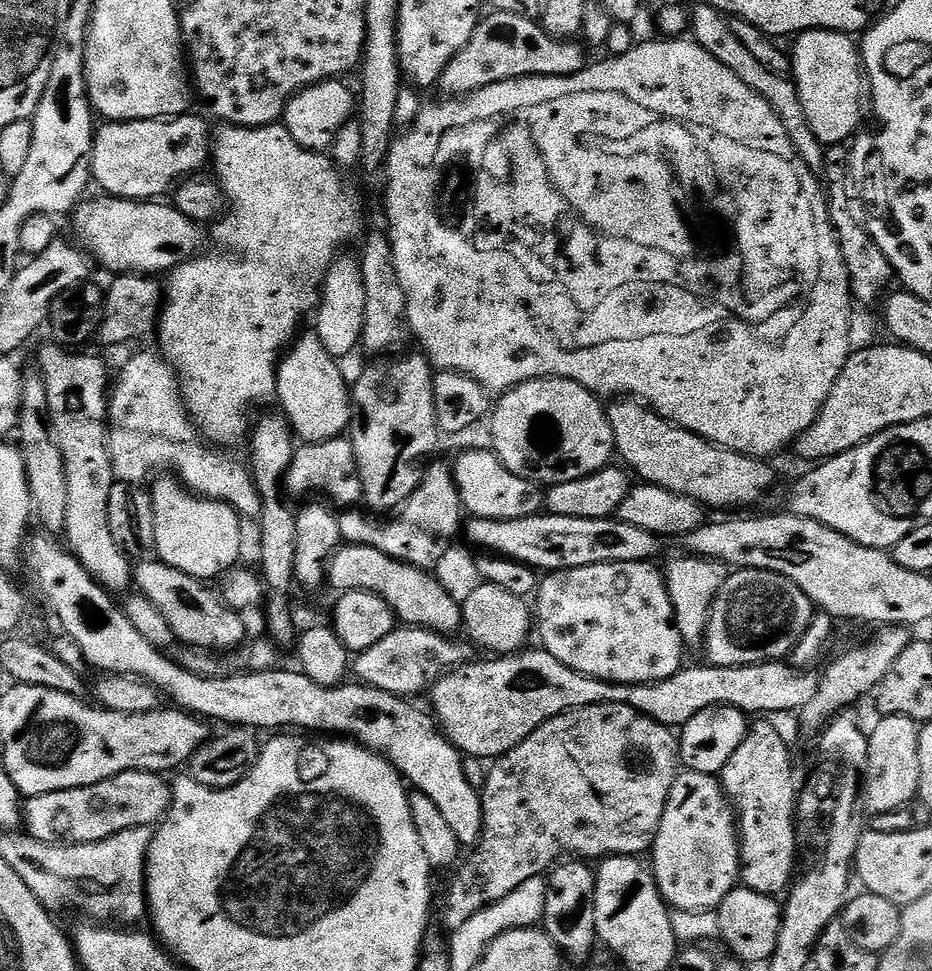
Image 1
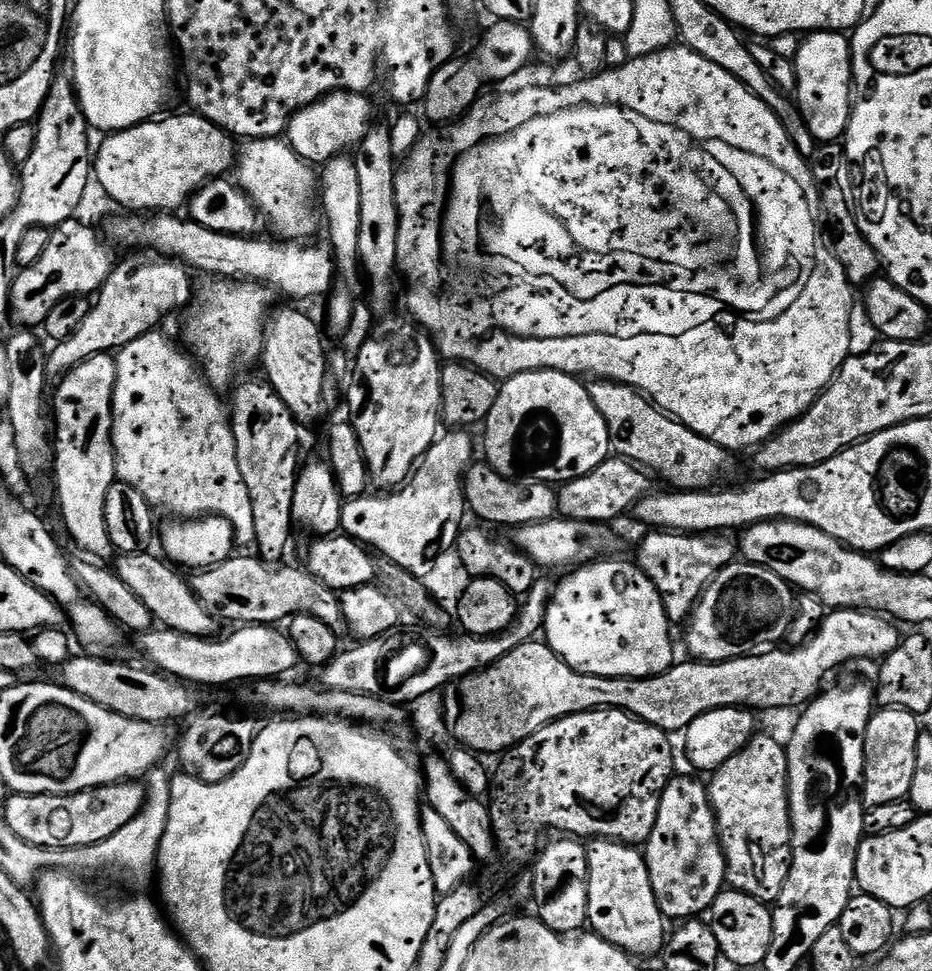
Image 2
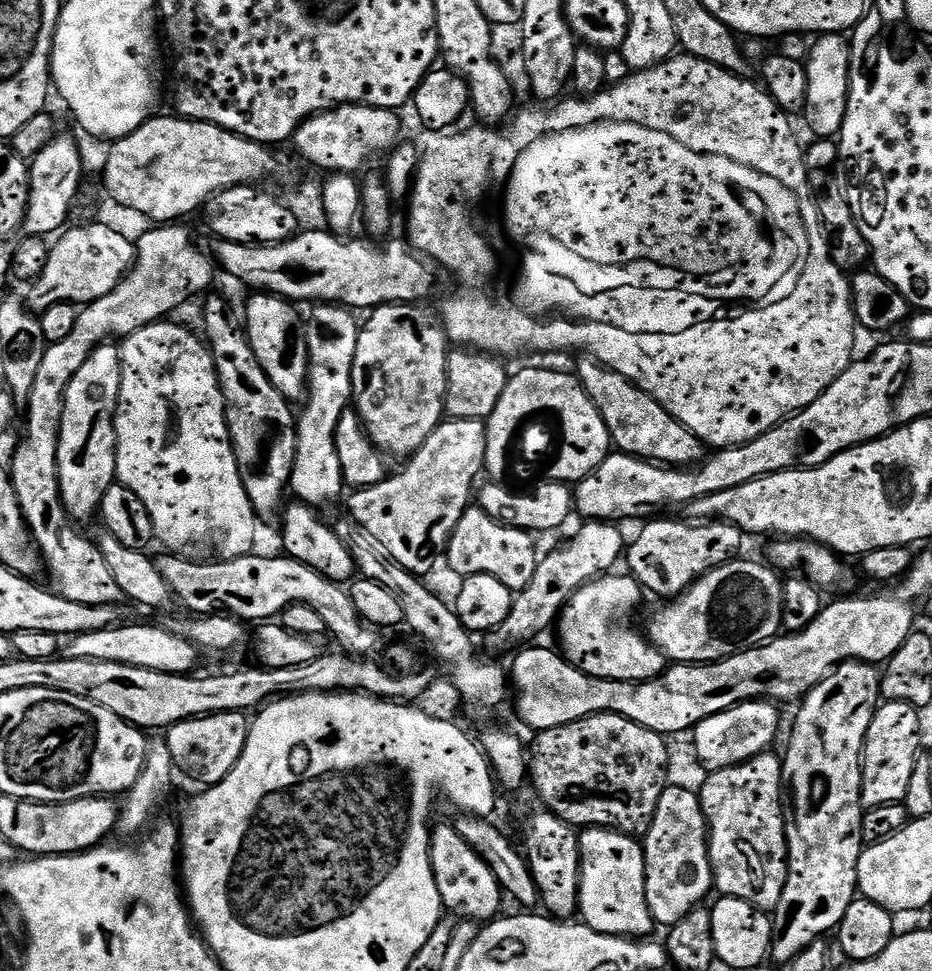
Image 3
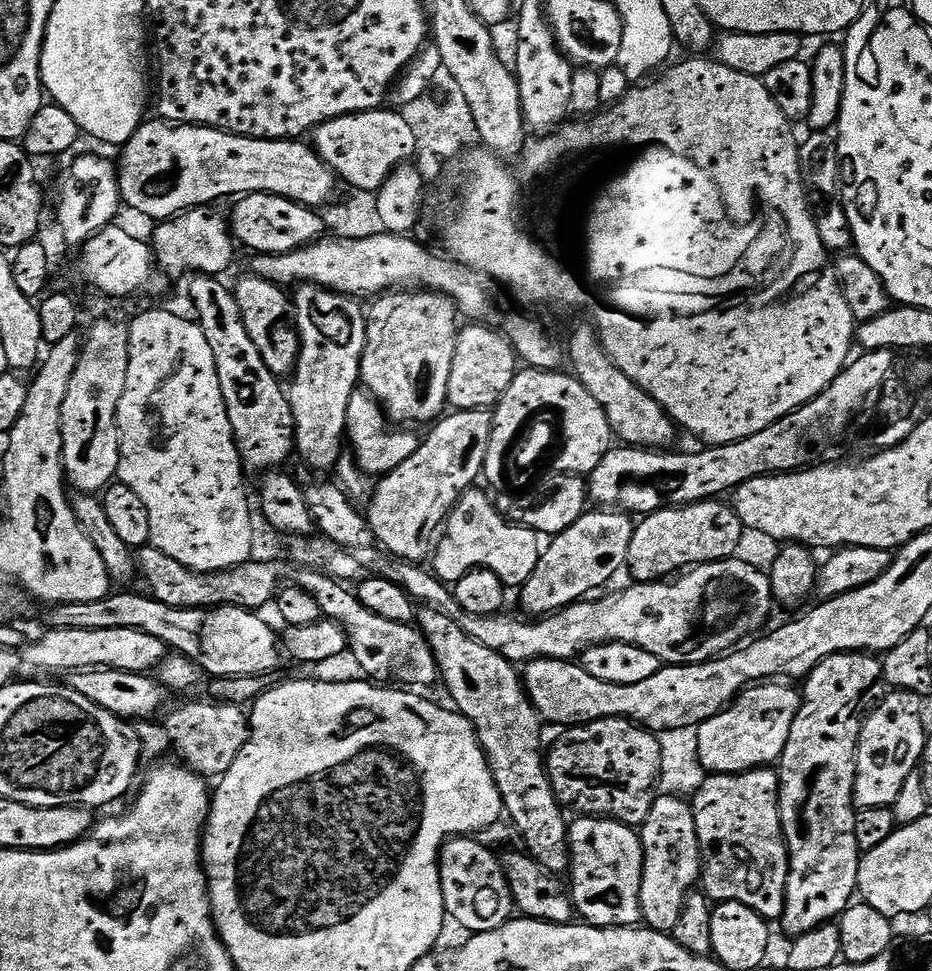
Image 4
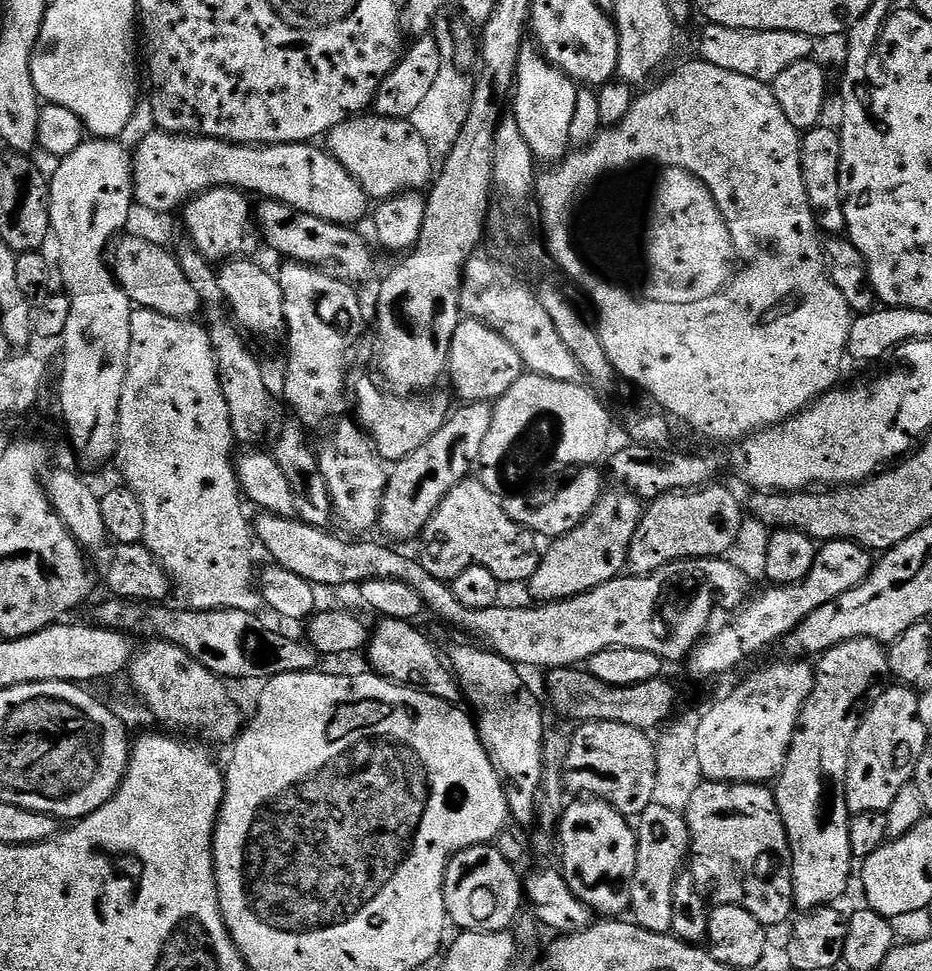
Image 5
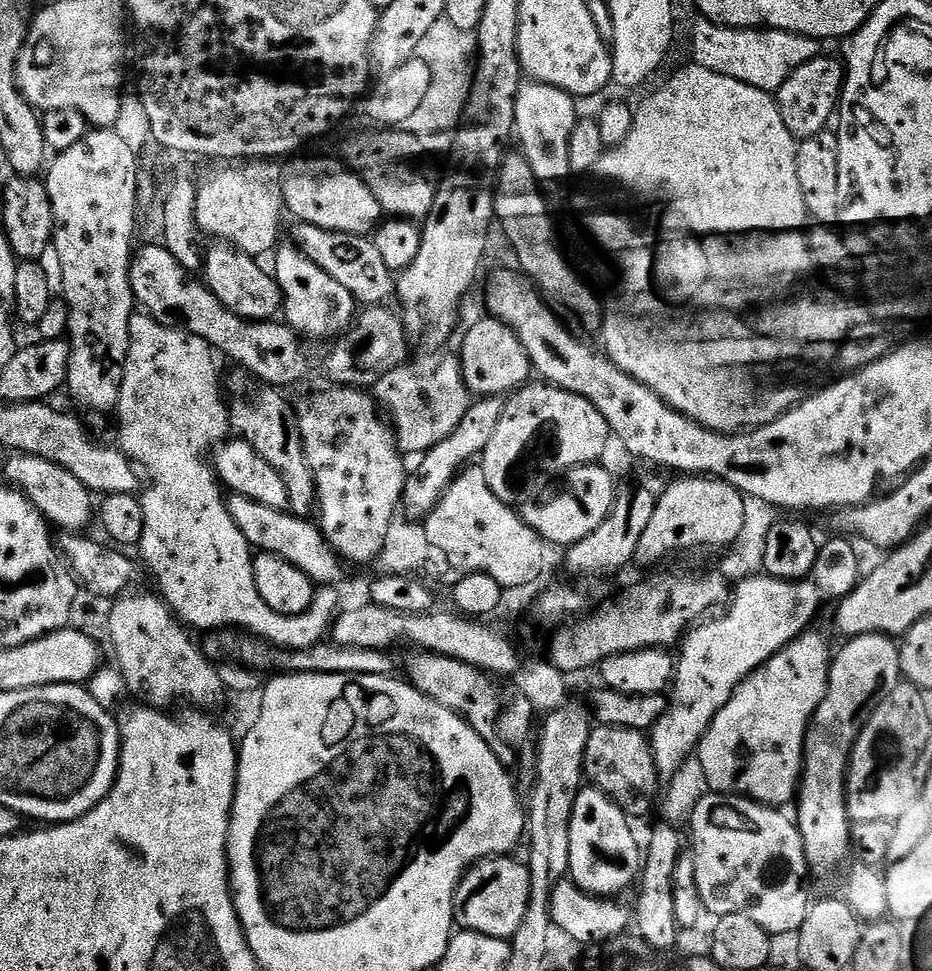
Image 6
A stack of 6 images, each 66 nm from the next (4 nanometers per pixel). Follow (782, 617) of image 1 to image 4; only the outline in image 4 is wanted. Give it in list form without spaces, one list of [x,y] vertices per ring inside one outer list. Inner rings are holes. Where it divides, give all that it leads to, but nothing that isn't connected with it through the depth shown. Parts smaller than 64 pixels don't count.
[[[741,558],[697,564],[695,568],[689,568],[667,582],[650,584],[632,582],[629,583],[629,588],[624,588],[621,592],[612,592],[601,600],[585,598],[558,612],[539,618],[525,618],[520,614],[517,614],[518,616],[470,614],[462,610],[462,606],[458,606],[455,591],[443,580],[438,579],[435,572],[408,560],[385,559],[376,564],[375,571],[379,575],[406,589],[413,601],[430,608],[437,608],[442,614],[454,618],[454,622],[458,622],[458,626],[462,626],[462,630],[470,634],[474,642],[482,642],[486,650],[494,650],[502,654],[502,658],[517,666],[527,666],[533,660],[575,661],[587,648],[593,648],[599,644],[632,644],[635,648],[654,654],[654,658],[658,658],[665,665],[704,664],[708,660],[715,660],[733,651],[741,642],[755,637],[761,631],[759,628],[767,622],[772,608],[774,609],[771,575],[765,569],[763,572],[762,569],[740,560]]]

